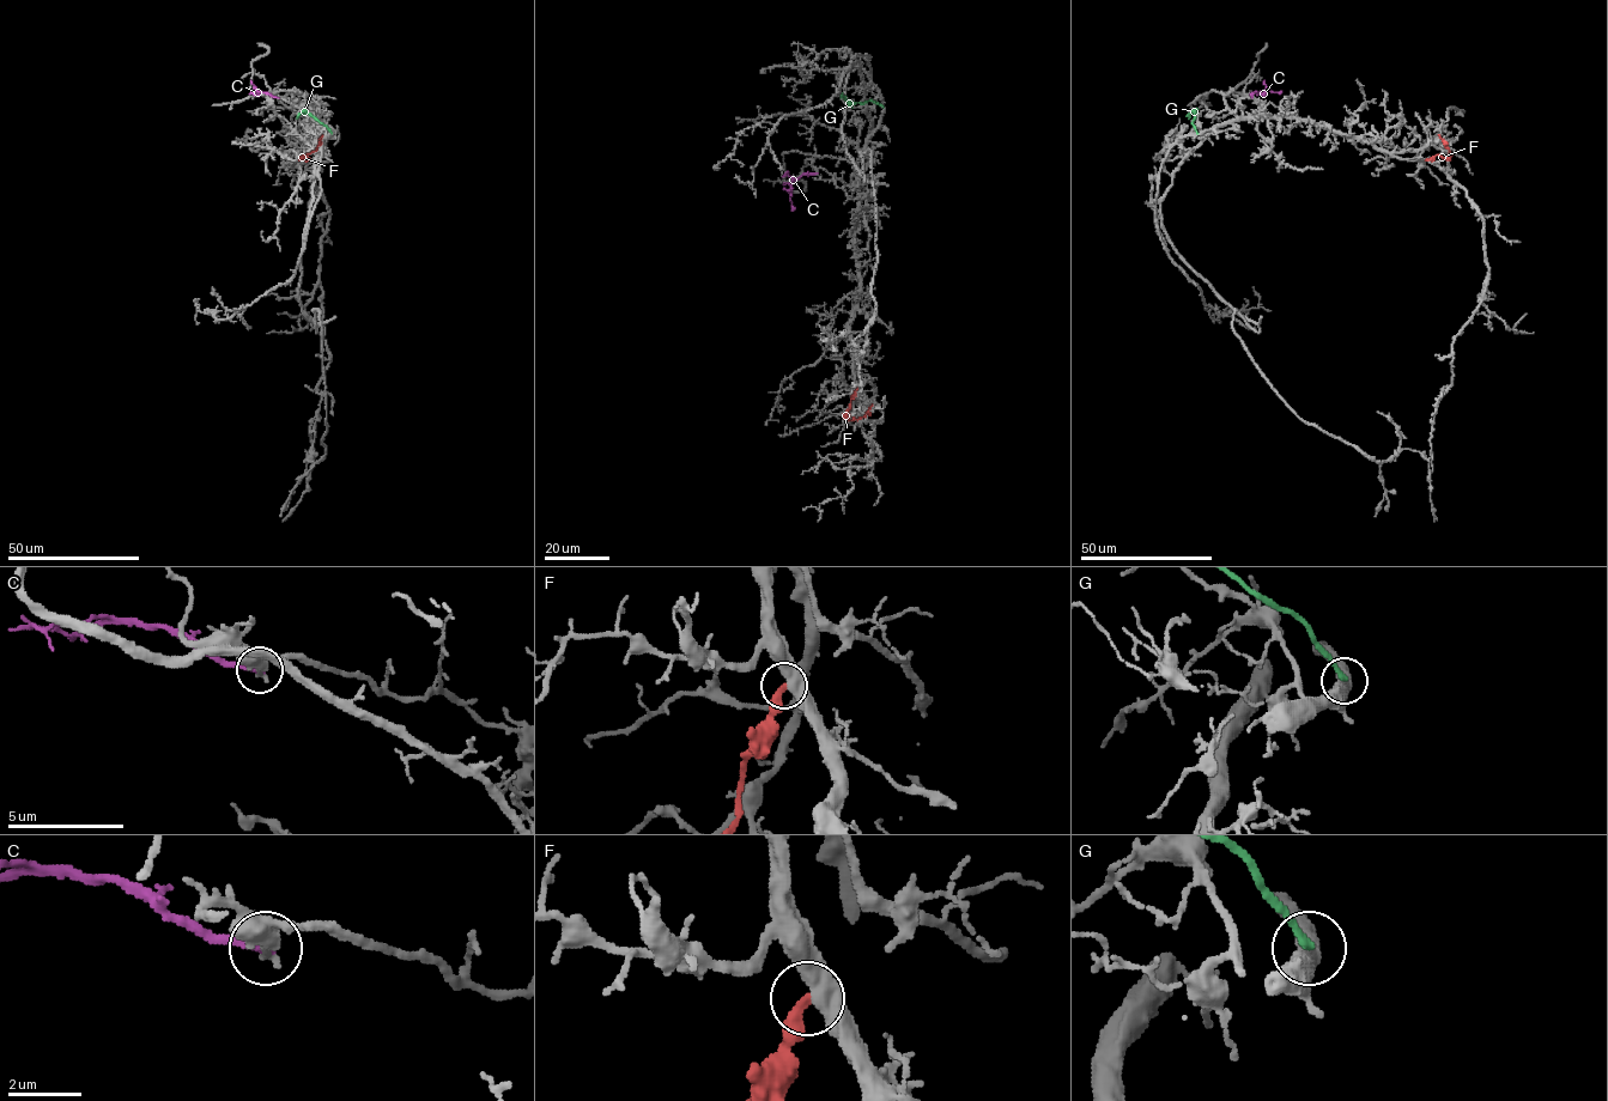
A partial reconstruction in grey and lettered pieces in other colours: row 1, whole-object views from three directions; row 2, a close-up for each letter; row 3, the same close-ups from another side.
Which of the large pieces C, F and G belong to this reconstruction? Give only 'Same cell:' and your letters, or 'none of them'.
Same cell: none of them

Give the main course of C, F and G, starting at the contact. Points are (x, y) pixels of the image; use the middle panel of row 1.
C: (817, 174), (805, 174), (792, 182), (793, 211)
F: (856, 389), (848, 419), (862, 417), (872, 403)
G: (884, 107), (872, 101), (855, 103), (841, 96)

